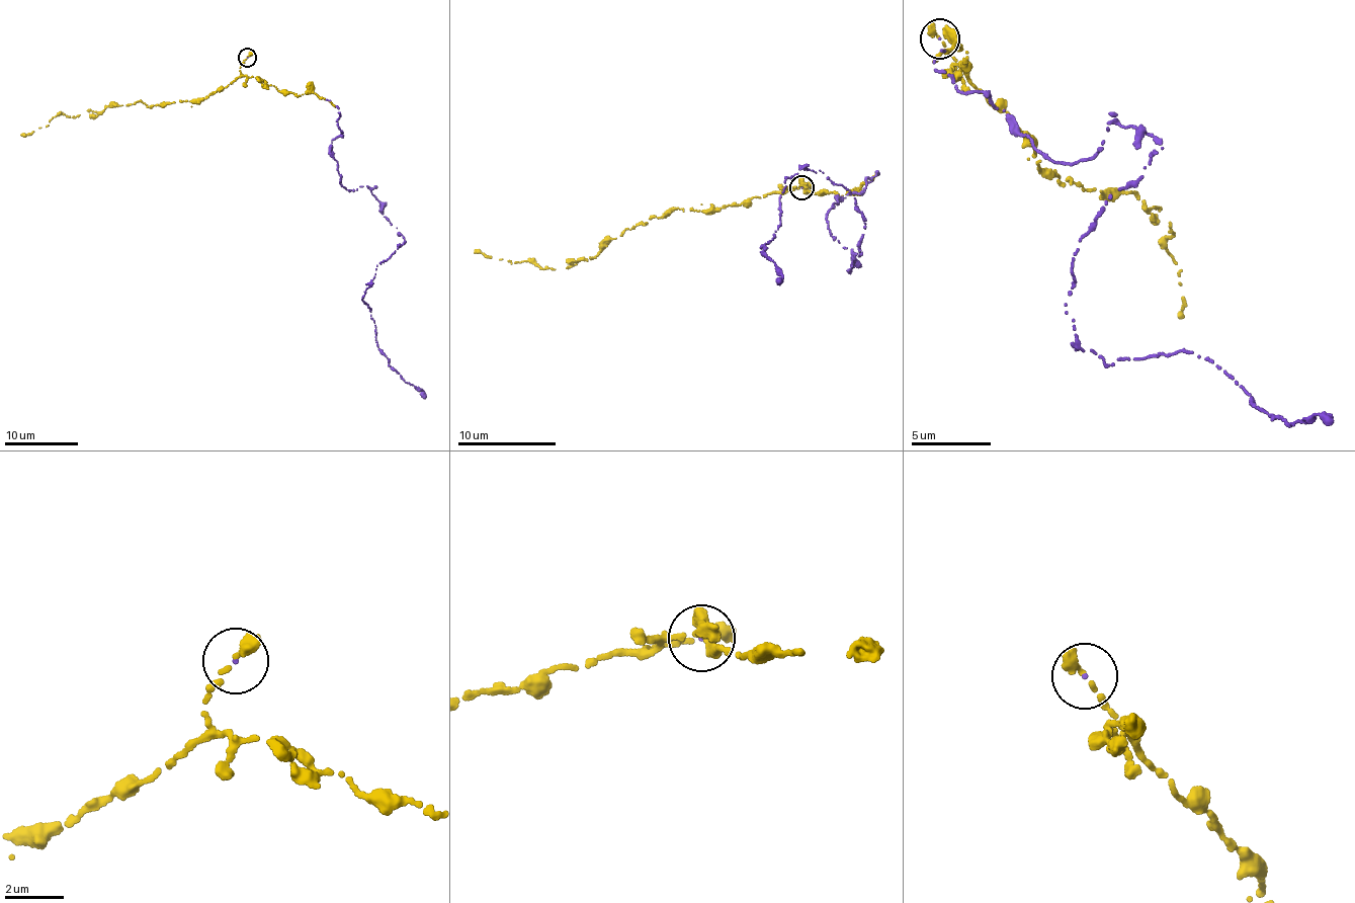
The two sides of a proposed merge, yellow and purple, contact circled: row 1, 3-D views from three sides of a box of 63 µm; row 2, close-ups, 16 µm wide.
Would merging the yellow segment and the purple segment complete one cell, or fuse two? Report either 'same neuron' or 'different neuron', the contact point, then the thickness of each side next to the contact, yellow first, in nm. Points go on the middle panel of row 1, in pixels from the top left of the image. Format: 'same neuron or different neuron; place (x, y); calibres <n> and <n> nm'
same neuron; place (801, 187); calibres 360 and 50 nm

